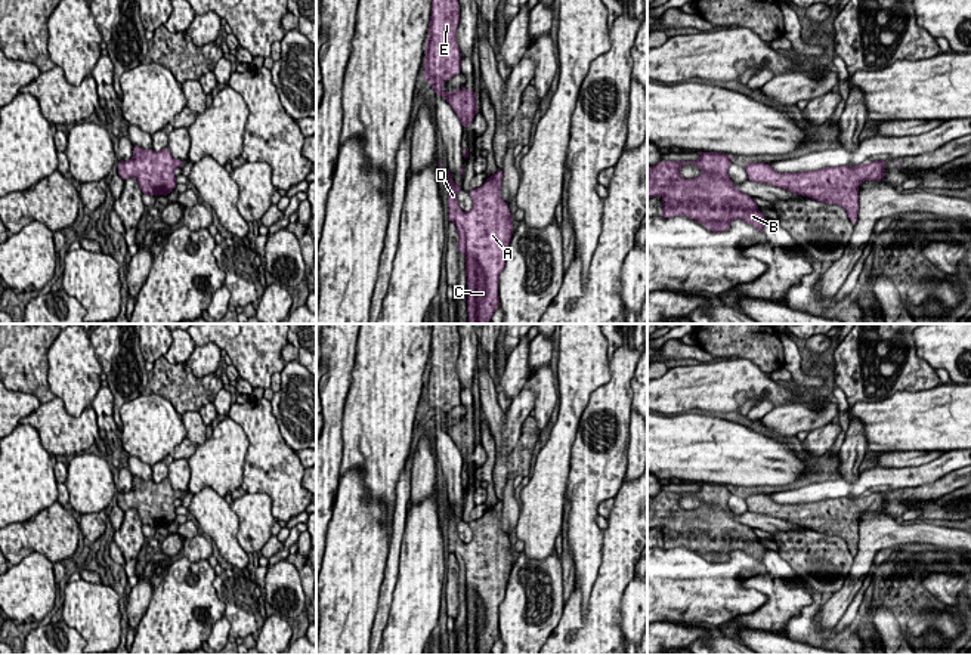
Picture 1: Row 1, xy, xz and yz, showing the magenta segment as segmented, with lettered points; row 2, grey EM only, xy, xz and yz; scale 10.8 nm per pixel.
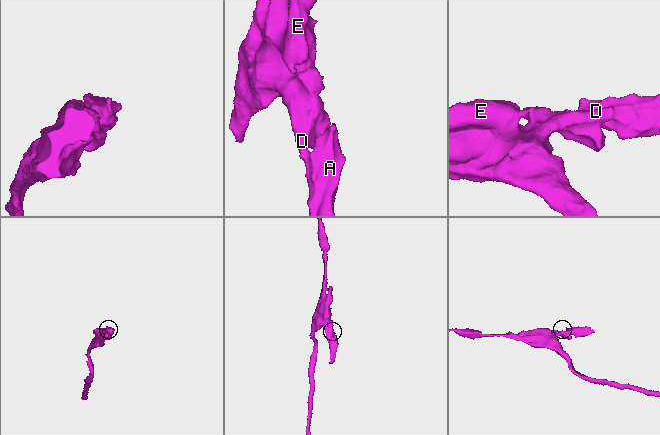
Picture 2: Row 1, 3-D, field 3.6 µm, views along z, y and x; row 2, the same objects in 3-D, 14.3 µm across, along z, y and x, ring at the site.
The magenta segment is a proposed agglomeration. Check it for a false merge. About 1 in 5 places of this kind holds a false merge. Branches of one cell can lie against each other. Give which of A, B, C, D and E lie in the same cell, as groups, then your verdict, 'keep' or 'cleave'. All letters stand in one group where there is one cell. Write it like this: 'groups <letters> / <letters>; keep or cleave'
groups A B C D E; keep

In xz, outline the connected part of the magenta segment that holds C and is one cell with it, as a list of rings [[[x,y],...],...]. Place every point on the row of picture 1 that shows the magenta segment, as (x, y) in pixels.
[[[448,169],[449,222],[458,231],[458,250],[466,254],[469,324],[489,324],[500,305],[498,279],[513,235],[514,216],[501,198],[502,170],[469,194],[473,208],[464,213],[457,200],[463,185],[455,185]]]

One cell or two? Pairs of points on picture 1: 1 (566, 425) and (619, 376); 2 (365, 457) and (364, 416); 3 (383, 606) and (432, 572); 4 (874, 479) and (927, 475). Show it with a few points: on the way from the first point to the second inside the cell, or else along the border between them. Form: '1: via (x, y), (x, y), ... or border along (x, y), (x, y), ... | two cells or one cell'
1: border along (606, 382), (590, 395), (572, 441) | two cells
2: via (365, 447), (365, 426) | one cell
3: border along (399, 567), (387, 624), (382, 635) | two cells
4: via (887, 479), (914, 476) | one cell

